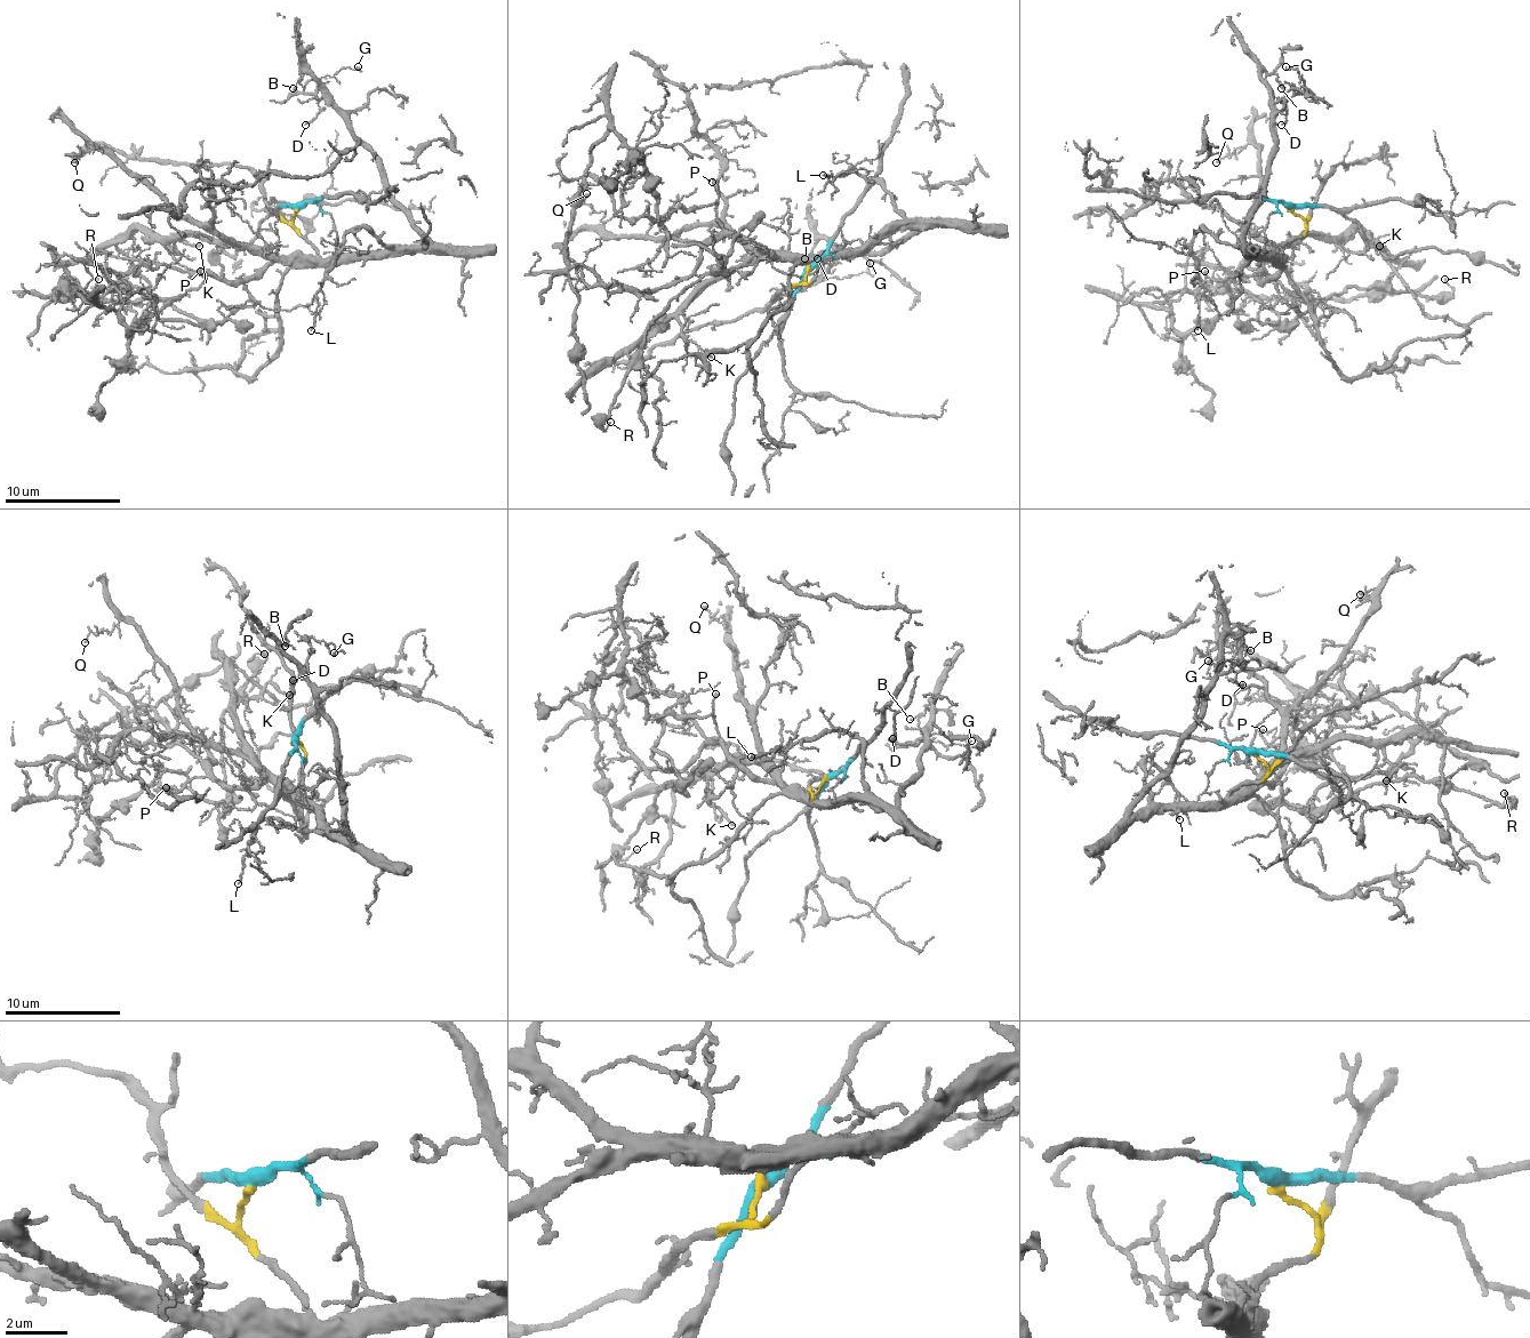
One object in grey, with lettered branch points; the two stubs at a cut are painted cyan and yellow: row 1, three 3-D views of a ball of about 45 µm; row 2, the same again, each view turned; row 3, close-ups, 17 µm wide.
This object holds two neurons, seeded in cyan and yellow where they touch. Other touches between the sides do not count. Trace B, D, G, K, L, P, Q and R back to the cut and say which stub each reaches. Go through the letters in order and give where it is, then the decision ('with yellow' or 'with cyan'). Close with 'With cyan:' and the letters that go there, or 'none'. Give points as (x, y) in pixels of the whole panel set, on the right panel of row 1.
B: at (1281, 88); with yellow
D: at (1281, 125); with yellow
G: at (1286, 66); with yellow
K: at (1379, 246); with yellow
L: at (1198, 330); with yellow
P: at (1204, 271); with yellow
Q: at (1216, 162); with yellow
R: at (1444, 279); with yellow
With cyan: none

